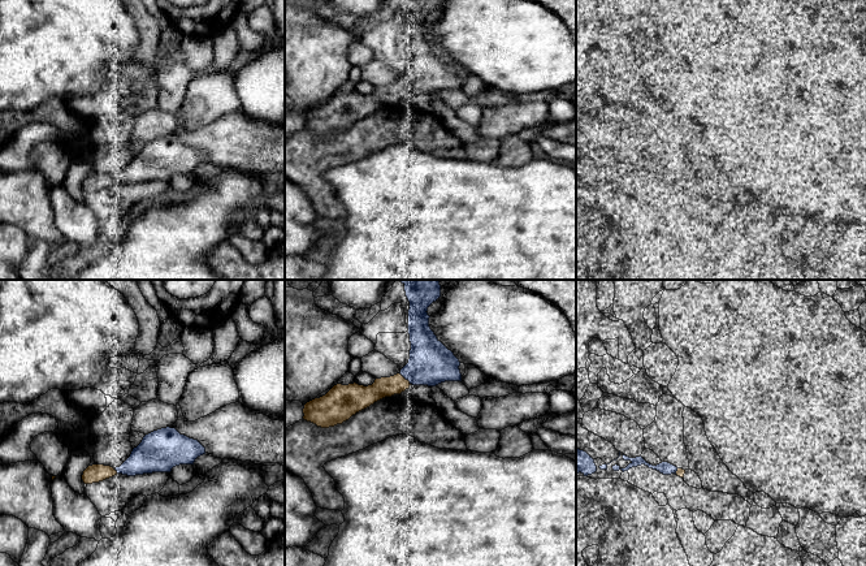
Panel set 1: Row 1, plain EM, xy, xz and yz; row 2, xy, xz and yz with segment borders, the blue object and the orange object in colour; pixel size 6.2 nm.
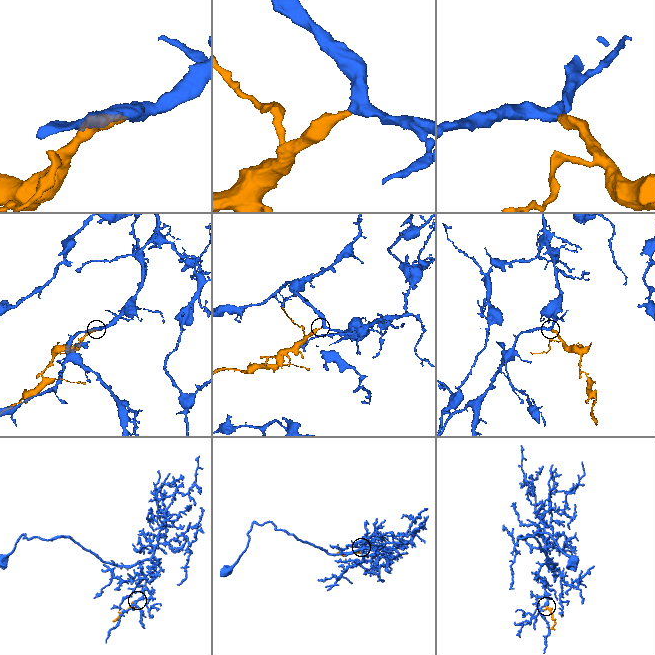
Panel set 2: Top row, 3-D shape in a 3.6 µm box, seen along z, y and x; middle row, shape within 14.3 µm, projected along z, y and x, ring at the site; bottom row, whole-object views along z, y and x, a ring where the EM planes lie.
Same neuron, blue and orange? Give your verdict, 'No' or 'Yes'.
Yes

